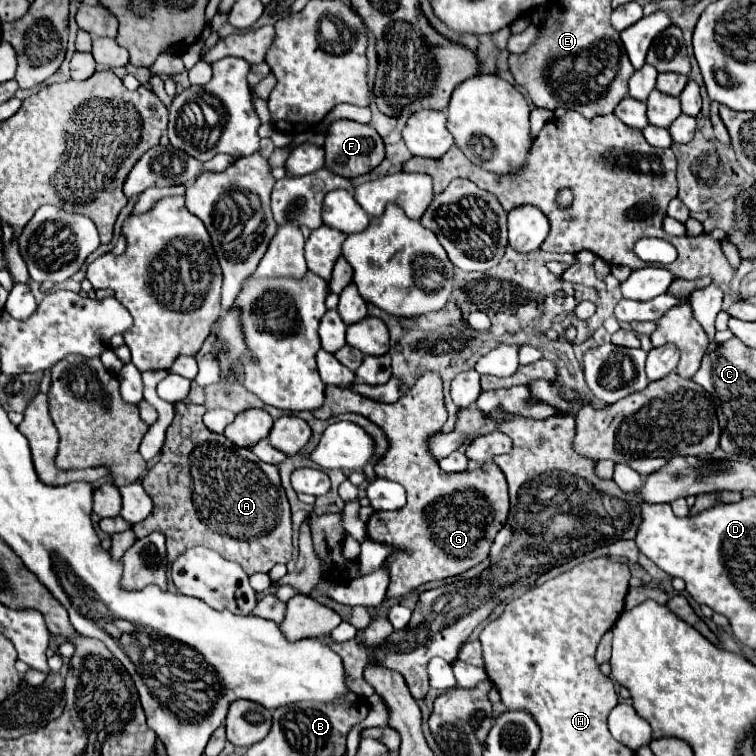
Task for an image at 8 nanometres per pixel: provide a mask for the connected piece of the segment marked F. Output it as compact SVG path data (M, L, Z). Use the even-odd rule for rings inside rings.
M337 119L329 125L325 139L325 167L341 177L359 177L373 171L385 157L385 145L381 135L371 127L349 119Z

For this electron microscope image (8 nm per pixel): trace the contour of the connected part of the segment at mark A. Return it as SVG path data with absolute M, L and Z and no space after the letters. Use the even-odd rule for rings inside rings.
M175 403L175 419L167 429L167 439L161 451L161 459L155 467L151 467L141 481L147 495L153 501L153 513L133 525L135 535L147 537L153 531L161 531L167 537L167 559L173 563L179 553L189 547L209 547L223 555L225 559L237 561L247 575L253 573L269 573L273 565L287 563L291 559L291 511L287 495L281 487L279 469L275 465L267 465L255 457L251 449L243 449L233 445L225 435L217 435L203 425L203 413L207 407L203 405L187 405Z

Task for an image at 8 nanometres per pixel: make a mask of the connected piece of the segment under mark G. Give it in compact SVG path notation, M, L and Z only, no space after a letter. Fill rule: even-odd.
M423 373L417 379L417 383L411 387L411 391L405 397L401 397L397 403L377 403L373 399L367 399L367 397L355 393L351 385L349 387L329 385L325 389L325 403L319 409L315 409L313 415L317 419L329 419L329 417L341 415L341 413L359 413L383 429L383 433L389 441L389 449L385 451L383 459L375 465L375 473L381 479L401 483L407 491L407 505L403 509L379 511L379 513L373 513L371 519L367 521L367 535L373 541L411 549L409 555L395 553L389 557L391 583L387 589L387 597L401 597L401 595L409 593L411 589L425 585L429 581L459 575L459 573L471 569L473 565L481 563L485 557L489 557L489 547L491 547L495 535L499 533L499 529L503 527L503 523L507 521L507 513L509 513L507 481L505 481L505 475L501 473L501 469L493 463L485 463L483 467L479 467L475 471L445 473L439 469L437 461L431 459L431 455L427 451L427 437L441 431L447 421L447 409L445 409L445 401L443 401L443 381L441 381L439 373Z

